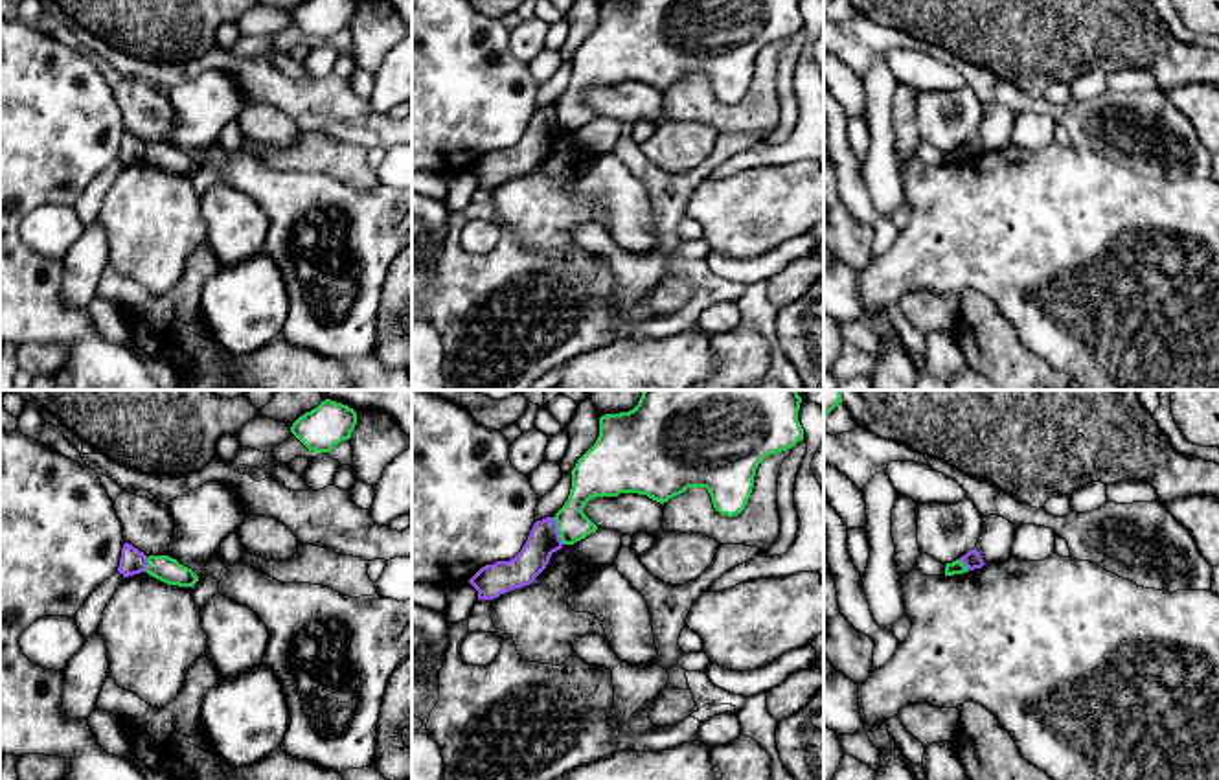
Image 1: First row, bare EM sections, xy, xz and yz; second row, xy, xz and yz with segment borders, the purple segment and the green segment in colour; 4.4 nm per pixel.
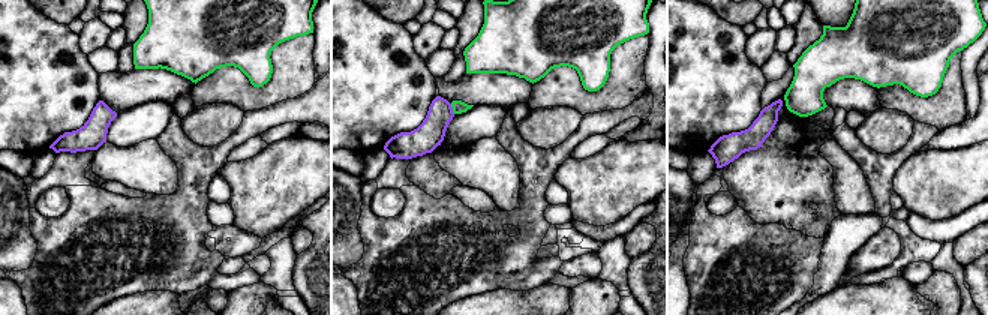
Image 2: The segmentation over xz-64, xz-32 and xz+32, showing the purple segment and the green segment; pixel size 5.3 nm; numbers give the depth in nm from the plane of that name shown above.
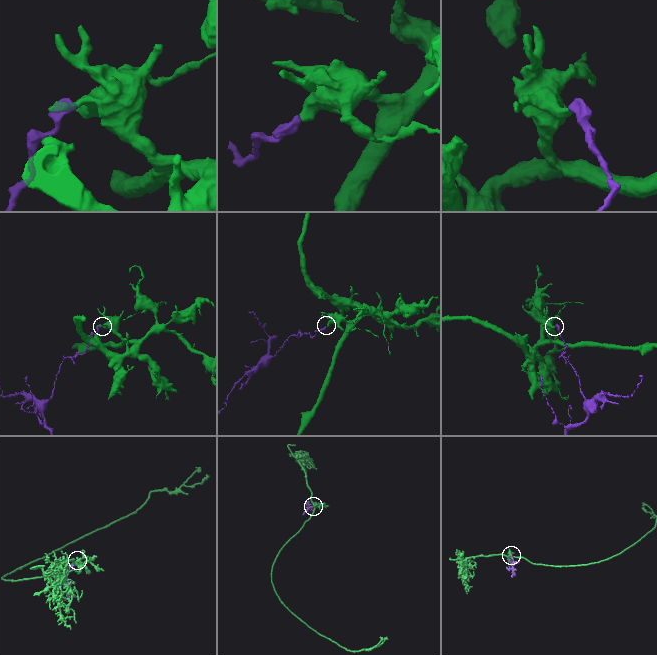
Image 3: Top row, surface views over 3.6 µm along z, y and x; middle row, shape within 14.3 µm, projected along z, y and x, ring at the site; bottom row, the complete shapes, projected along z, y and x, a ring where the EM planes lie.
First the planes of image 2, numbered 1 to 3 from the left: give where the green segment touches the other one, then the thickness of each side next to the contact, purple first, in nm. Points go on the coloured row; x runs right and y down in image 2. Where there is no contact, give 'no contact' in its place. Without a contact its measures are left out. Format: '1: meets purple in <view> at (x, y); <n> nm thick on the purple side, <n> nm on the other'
1: no contact
2: meets purple in xz-32 at (452, 108); 150 nm thick on the purple side, 70 nm on the other
3: no contact

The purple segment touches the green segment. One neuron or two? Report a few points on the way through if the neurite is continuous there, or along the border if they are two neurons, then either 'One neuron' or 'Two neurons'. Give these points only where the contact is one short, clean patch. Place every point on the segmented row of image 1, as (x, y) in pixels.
Boundary: xz (554, 517), (563, 543). Two neurons

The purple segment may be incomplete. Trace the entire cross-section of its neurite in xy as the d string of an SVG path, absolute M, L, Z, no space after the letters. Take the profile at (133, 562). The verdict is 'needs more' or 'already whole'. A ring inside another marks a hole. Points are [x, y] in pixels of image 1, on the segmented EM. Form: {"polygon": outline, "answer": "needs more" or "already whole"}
{"polygon": "M125 543L121 548L120 567L118 572L123 578L145 572L147 556L134 548L132 545Z", "answer": "already whole"}

